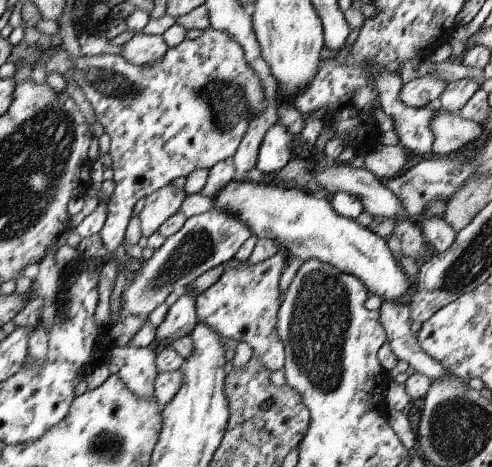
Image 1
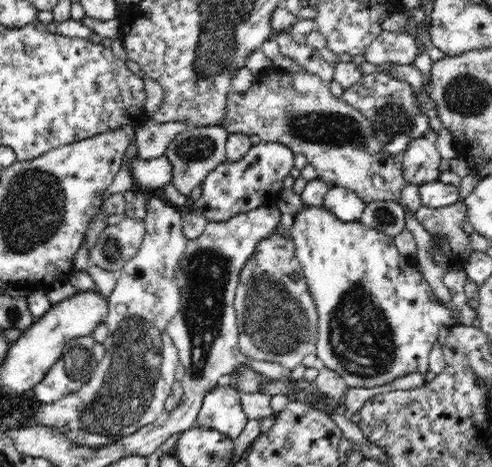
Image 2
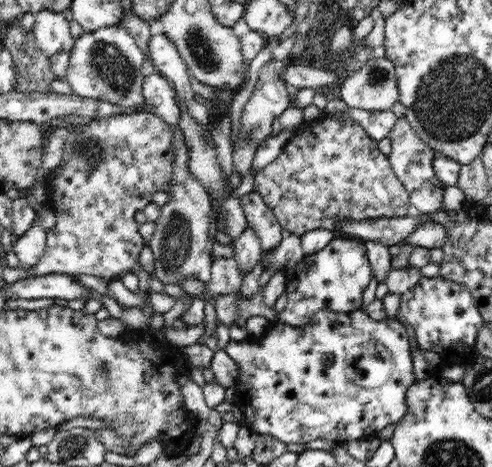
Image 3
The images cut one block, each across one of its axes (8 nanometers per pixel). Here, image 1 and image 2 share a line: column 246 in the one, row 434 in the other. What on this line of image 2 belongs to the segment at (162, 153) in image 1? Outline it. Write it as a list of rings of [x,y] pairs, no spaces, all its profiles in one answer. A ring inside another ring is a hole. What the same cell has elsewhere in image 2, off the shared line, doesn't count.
[[[150,190],[148,194],[148,202],[146,202],[146,216],[144,216],[144,224],[146,224],[146,236],[144,242],[136,254],[136,258],[132,258],[130,262],[124,264],[124,268],[120,272],[116,272],[116,288],[112,290],[110,298],[108,298],[108,340],[104,342],[106,346],[106,354],[104,360],[100,364],[96,364],[96,370],[90,378],[90,382],[86,382],[78,392],[66,394],[64,398],[52,402],[52,404],[36,404],[32,408],[30,414],[30,422],[32,426],[48,426],[54,428],[58,432],[62,432],[62,436],[68,438],[68,442],[80,444],[80,446],[88,446],[98,450],[100,446],[110,446],[116,440],[136,434],[142,426],[154,424],[164,412],[166,412],[166,400],[172,394],[172,386],[178,380],[176,378],[176,368],[180,364],[180,352],[176,348],[176,344],[172,342],[172,338],[168,336],[168,324],[170,320],[176,316],[176,312],[180,310],[180,288],[176,284],[176,270],[180,260],[184,258],[184,250],[186,244],[190,240],[186,240],[184,236],[184,218],[180,216],[180,212],[176,210],[174,204],[170,204],[164,196],[160,196],[158,190]]]

